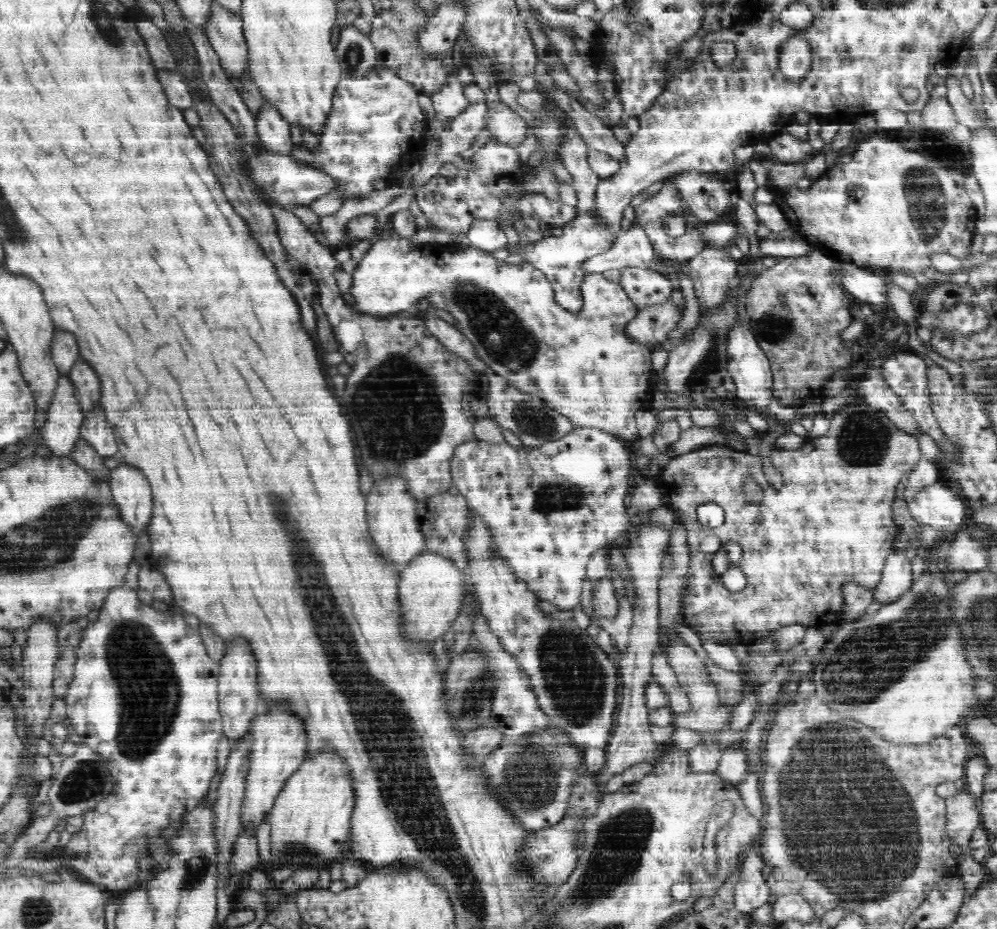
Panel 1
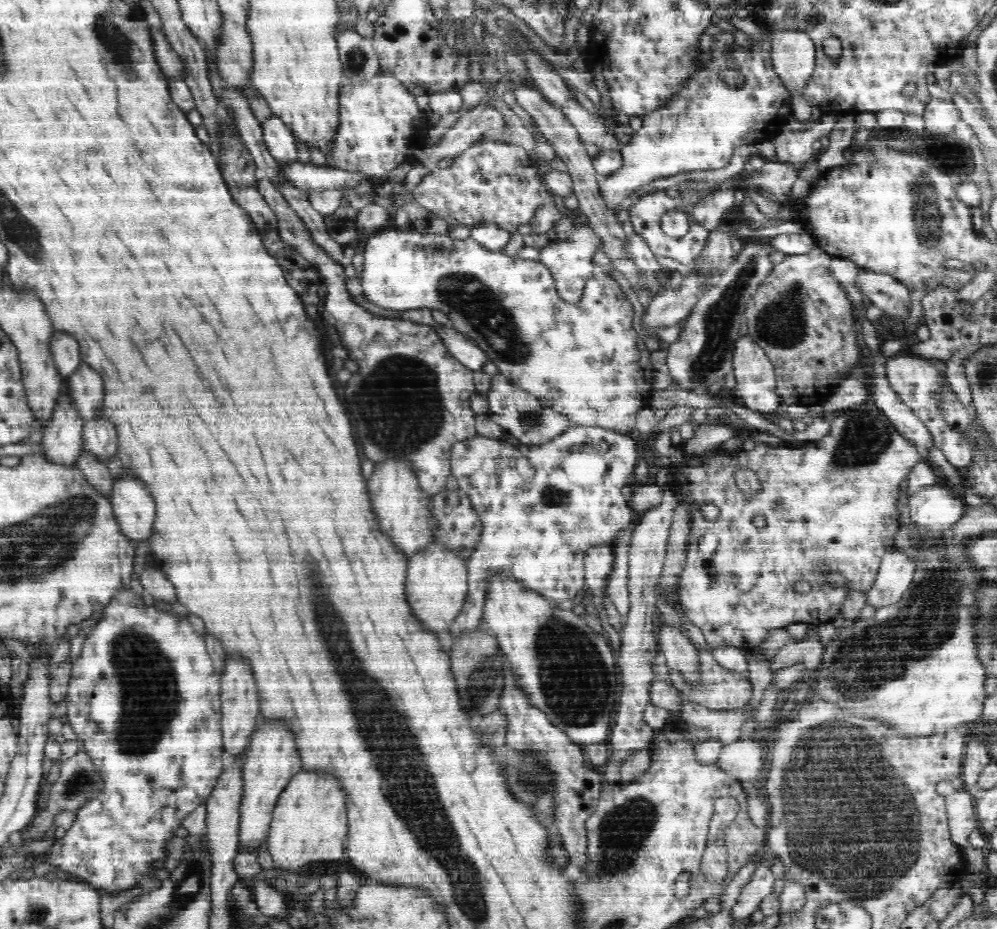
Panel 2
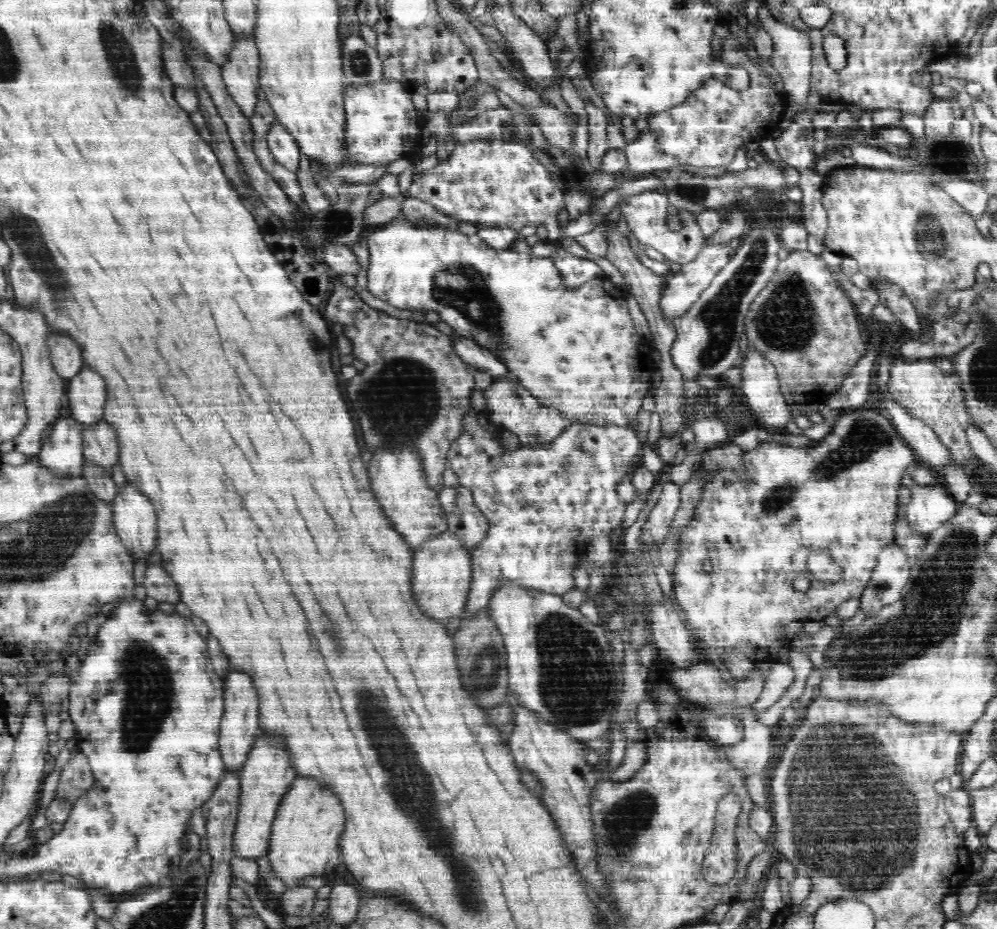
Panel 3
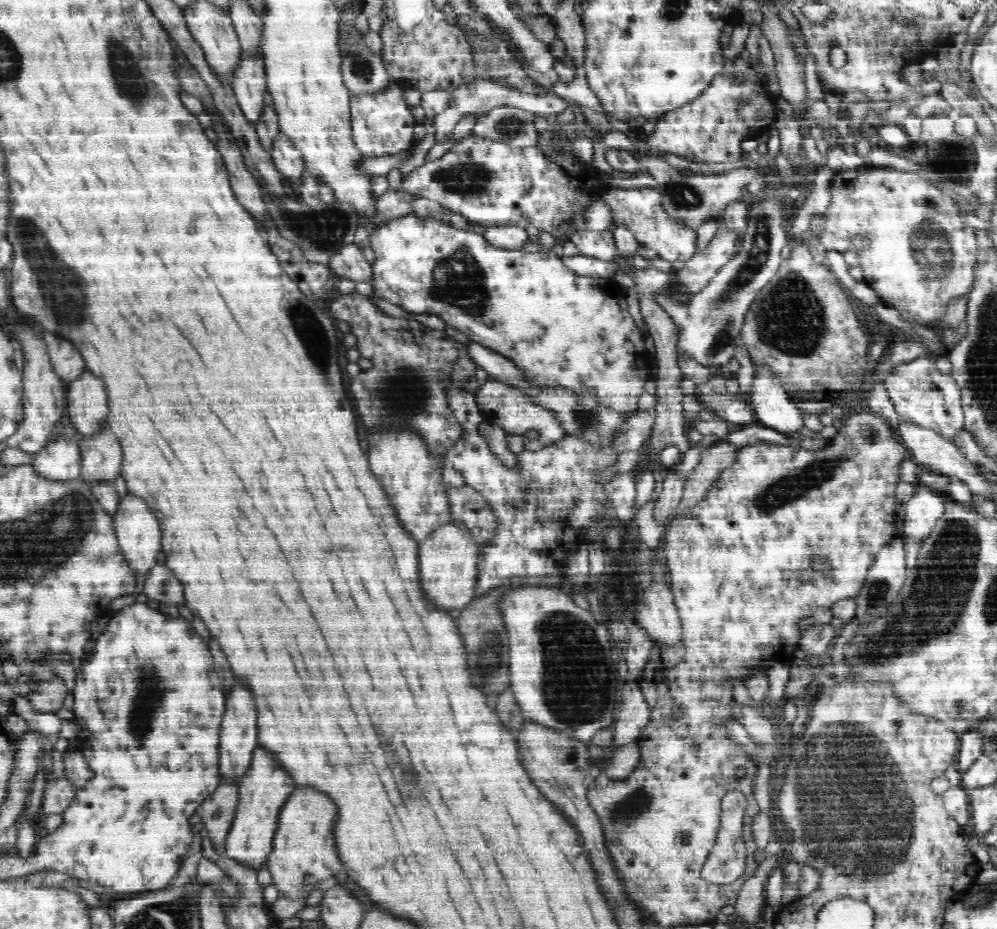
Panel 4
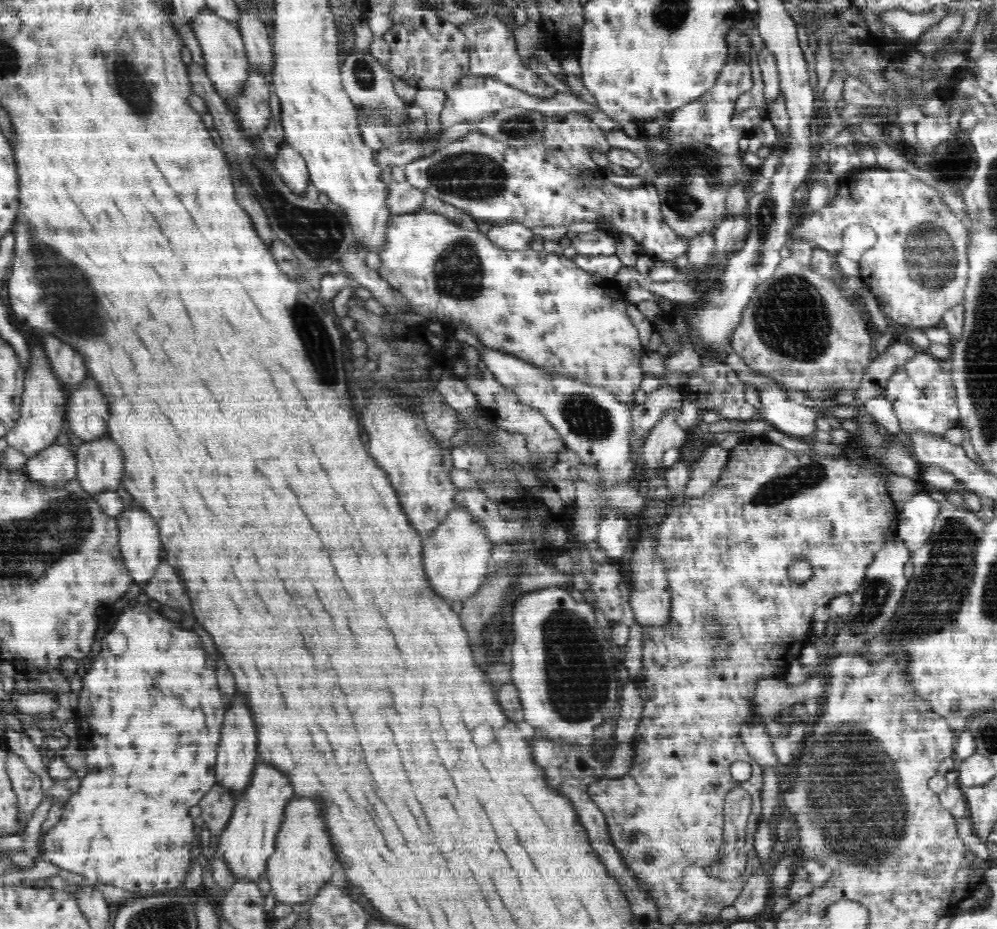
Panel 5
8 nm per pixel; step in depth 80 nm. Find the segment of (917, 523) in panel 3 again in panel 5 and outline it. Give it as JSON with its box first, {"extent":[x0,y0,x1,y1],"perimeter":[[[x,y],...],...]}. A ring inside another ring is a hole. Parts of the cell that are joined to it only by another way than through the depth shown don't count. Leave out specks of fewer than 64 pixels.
{"extent":[898,487,940,551],"perimeter":[[[922,487],[921,489],[910,498],[904,502],[903,510],[898,512],[898,534],[909,548],[910,551],[915,551],[920,549],[926,541],[932,536],[933,528],[935,525],[936,517],[940,512],[940,505],[938,501],[934,500],[928,491],[928,488]]]}

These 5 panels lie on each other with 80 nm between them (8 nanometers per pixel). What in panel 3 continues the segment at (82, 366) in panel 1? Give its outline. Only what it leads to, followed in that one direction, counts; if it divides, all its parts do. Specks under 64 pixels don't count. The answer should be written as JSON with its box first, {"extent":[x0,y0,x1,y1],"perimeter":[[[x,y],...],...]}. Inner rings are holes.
{"extent":[67,368,106,430],"perimeter":[[[82,368],[78,376],[69,379],[67,397],[69,414],[84,430],[102,422],[106,390],[100,374]]]}

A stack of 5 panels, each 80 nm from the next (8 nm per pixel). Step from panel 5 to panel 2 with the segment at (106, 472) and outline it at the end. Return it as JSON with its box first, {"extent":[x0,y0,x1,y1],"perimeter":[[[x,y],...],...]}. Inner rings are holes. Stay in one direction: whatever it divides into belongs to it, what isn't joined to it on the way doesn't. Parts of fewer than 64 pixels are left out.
{"extent":[83,414,119,463],"perimeter":[[[102,414],[92,422],[84,420],[83,427],[83,450],[90,453],[91,456],[98,457],[98,460],[107,463],[110,458],[117,456],[119,442],[116,440],[116,428],[112,422],[108,422]]]}

